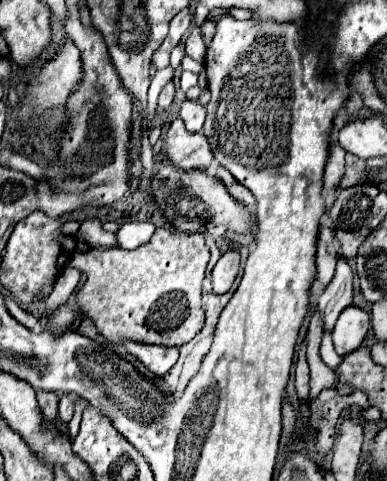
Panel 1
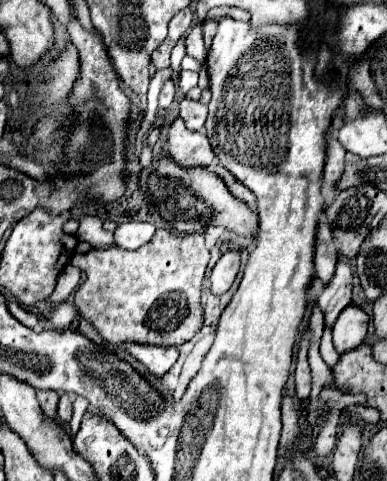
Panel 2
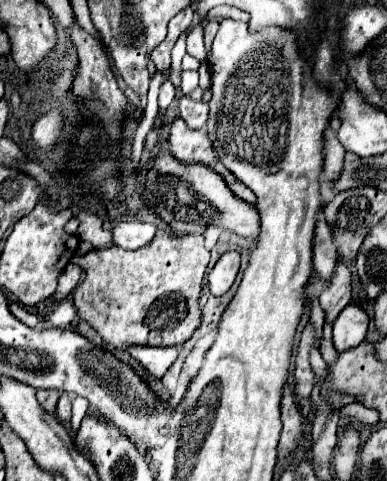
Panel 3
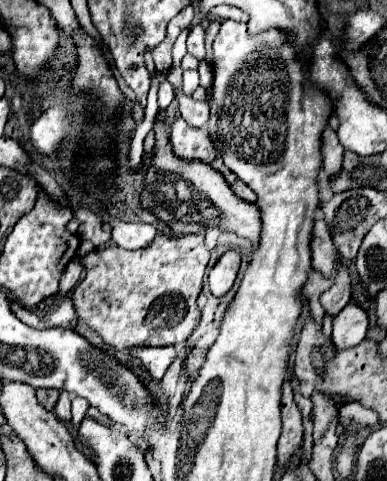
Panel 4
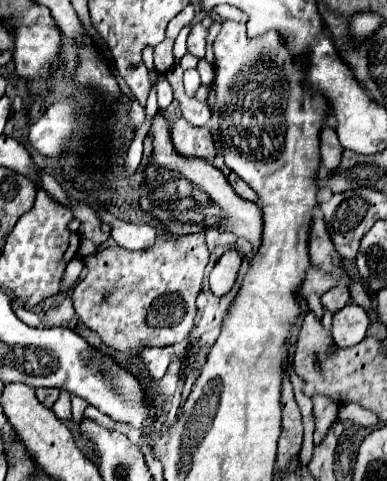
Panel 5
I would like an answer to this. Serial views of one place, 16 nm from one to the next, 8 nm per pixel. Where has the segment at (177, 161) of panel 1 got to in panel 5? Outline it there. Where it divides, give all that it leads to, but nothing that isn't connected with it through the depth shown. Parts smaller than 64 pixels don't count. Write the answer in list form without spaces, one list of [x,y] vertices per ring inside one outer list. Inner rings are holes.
[[[178,118],[170,132],[172,132],[172,144],[176,152],[180,152],[180,156],[204,158],[212,162],[214,156],[218,154],[214,140],[206,128],[190,126],[184,118]]]

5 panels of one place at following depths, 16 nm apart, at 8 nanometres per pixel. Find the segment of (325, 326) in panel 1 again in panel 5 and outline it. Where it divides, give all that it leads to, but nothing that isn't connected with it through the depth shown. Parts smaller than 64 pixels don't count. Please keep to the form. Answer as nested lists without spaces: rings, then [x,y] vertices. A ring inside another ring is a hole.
[[[342,274],[338,278],[336,286],[322,294],[322,298],[320,298],[322,300],[322,306],[328,312],[332,312],[332,314],[336,314],[338,310],[342,310],[350,302],[350,288],[348,286],[350,286],[350,278],[348,278],[348,274]]]

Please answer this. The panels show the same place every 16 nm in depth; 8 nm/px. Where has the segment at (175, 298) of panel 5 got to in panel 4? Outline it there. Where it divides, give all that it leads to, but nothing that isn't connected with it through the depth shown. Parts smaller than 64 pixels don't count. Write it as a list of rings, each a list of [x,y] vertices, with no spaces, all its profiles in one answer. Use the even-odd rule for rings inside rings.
[[[156,234],[150,248],[124,250],[120,246],[110,246],[104,250],[94,250],[86,256],[76,256],[76,262],[86,270],[86,278],[74,288],[72,302],[78,318],[82,318],[90,328],[94,328],[106,344],[112,344],[116,350],[128,350],[130,346],[166,346],[180,344],[190,338],[198,326],[200,308],[196,304],[202,290],[204,270],[210,260],[210,252],[204,246],[202,234],[186,236],[168,236]]]

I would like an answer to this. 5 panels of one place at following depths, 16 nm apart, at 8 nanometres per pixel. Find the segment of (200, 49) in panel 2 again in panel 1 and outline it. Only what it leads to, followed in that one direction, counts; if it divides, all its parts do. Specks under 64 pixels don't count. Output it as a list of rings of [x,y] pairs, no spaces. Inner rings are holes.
[[[192,28],[190,36],[186,38],[186,56],[194,58],[198,62],[204,62],[204,54],[206,54],[206,46],[202,42],[200,28]]]

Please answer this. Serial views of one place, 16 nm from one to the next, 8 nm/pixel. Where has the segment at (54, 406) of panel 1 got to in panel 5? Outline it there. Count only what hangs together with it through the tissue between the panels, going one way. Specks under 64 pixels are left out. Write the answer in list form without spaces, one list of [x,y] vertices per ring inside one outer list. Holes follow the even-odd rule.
[[[36,388],[36,396],[40,404],[44,404],[46,408],[52,408],[52,404],[58,400],[58,394],[60,394],[58,388]]]

